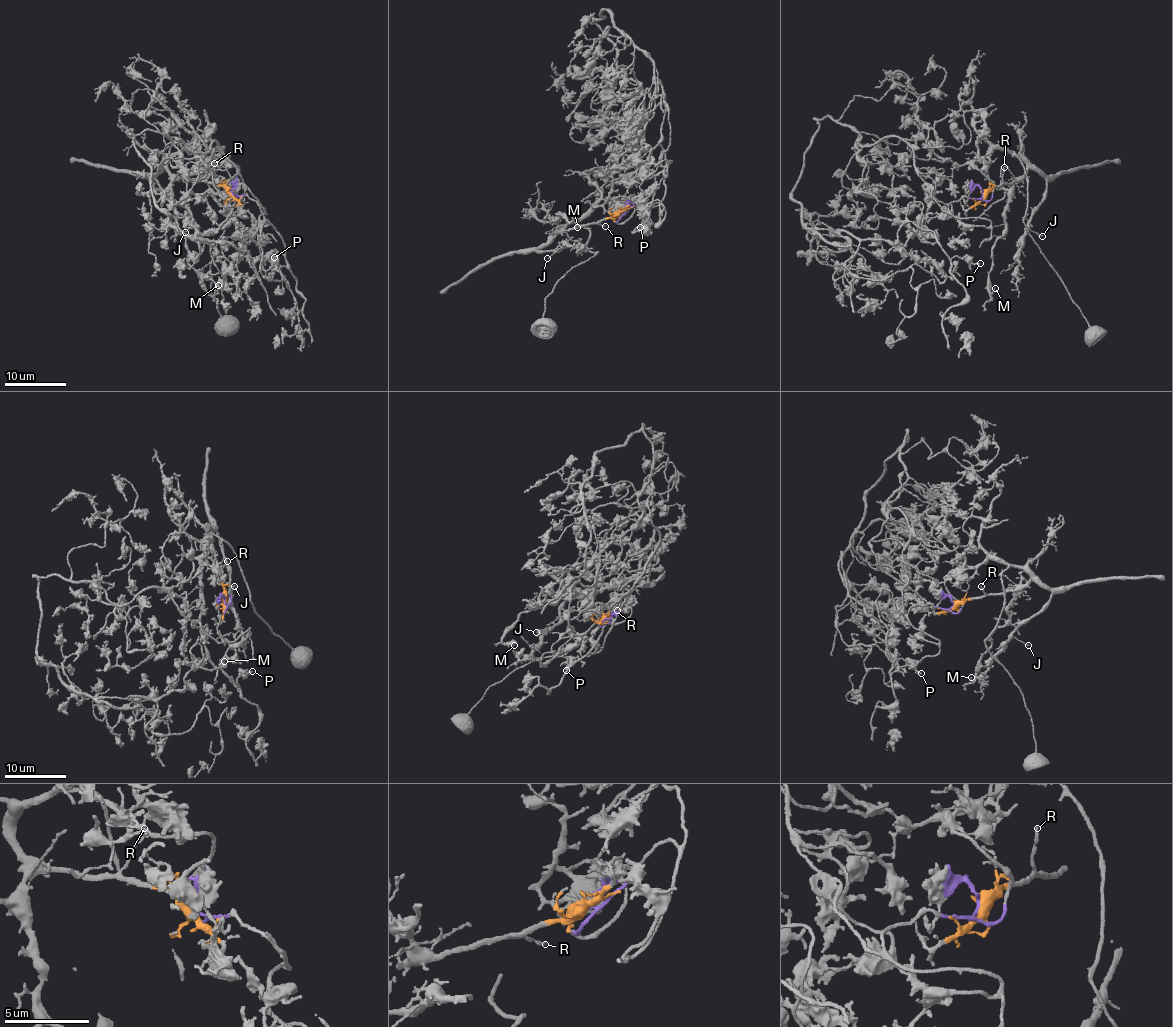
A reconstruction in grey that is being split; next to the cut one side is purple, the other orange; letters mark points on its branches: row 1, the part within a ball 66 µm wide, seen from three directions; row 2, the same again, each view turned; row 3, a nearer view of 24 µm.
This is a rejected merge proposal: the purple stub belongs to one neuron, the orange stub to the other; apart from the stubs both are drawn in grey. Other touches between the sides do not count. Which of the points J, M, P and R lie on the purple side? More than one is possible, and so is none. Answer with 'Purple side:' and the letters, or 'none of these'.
Purple side: P

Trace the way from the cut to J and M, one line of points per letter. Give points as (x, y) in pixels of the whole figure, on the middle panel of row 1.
J: (620, 213), (559, 230), (536, 249), (556, 252), (562, 247), (547, 258)
M: (620, 213), (563, 230), (557, 218), (552, 219), (562, 214), (577, 227)

